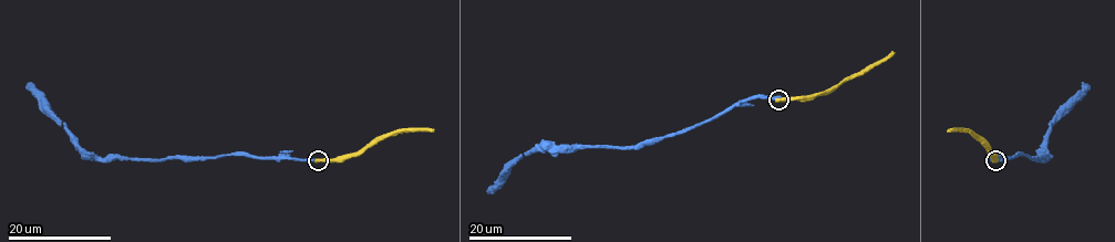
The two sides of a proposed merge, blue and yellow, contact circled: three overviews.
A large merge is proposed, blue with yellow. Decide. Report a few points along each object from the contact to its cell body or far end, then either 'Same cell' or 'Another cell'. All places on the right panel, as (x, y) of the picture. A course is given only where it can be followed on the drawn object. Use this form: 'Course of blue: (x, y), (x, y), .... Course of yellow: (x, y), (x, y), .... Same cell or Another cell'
Course of blue: (994, 160), (1023, 154), (1043, 159), (1050, 125), (1088, 85). Course of yellow: (995, 160), (971, 133), (949, 130). Another cell

